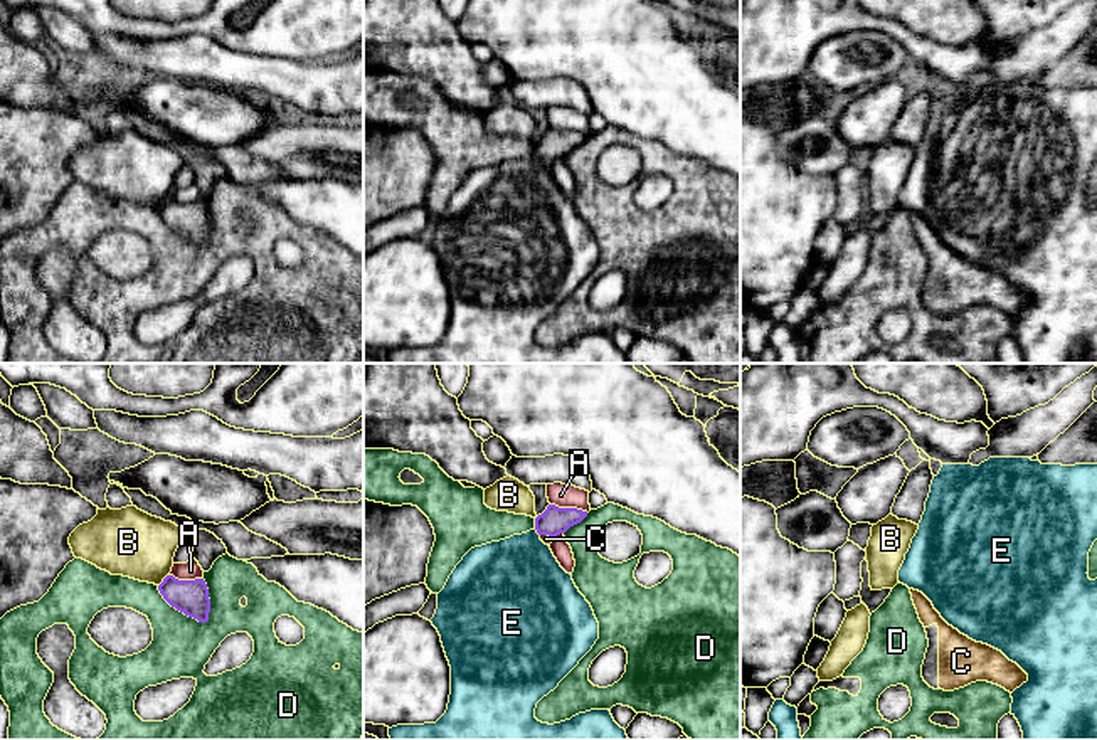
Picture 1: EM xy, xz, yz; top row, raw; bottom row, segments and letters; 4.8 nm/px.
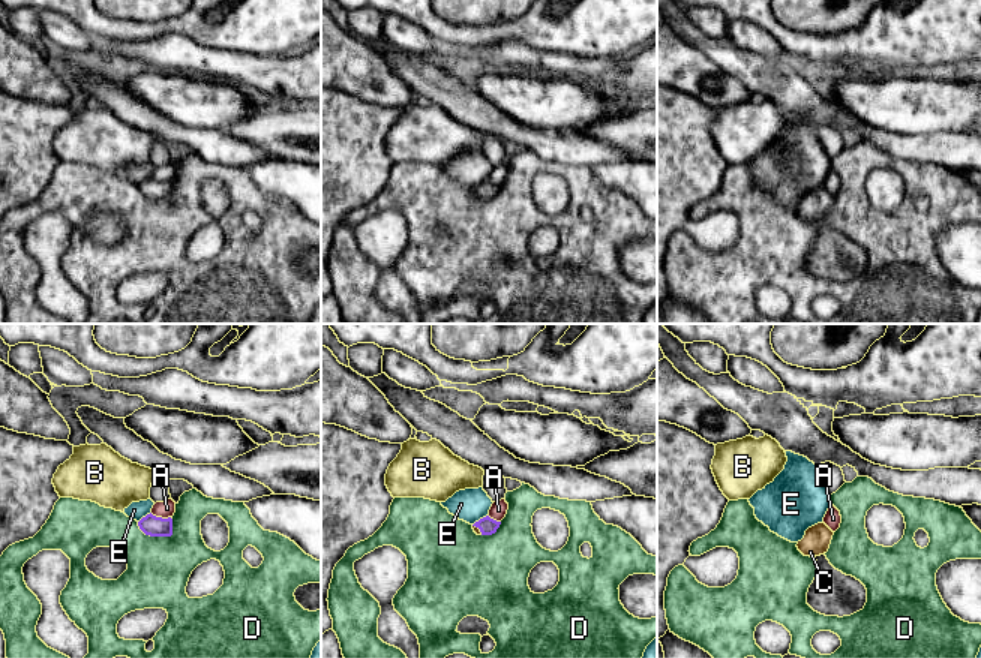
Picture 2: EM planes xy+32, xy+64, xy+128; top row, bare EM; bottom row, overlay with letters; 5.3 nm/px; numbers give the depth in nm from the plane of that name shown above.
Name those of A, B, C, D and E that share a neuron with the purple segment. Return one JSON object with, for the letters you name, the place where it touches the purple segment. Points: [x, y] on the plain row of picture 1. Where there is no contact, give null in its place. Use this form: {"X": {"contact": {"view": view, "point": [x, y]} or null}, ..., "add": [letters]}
{"C": {"contact": {"view": "xz", "point": [545, 157]}}, "add": ["C"]}

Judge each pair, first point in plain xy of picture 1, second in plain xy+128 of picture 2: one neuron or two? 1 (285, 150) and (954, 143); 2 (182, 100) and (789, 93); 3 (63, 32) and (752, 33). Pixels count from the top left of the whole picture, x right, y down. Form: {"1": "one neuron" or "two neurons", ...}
{"1": "one neuron", "2": "two neurons", "3": "one neuron"}

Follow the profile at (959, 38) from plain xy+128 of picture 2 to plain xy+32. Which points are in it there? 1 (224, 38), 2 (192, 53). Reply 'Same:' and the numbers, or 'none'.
Same: 1

